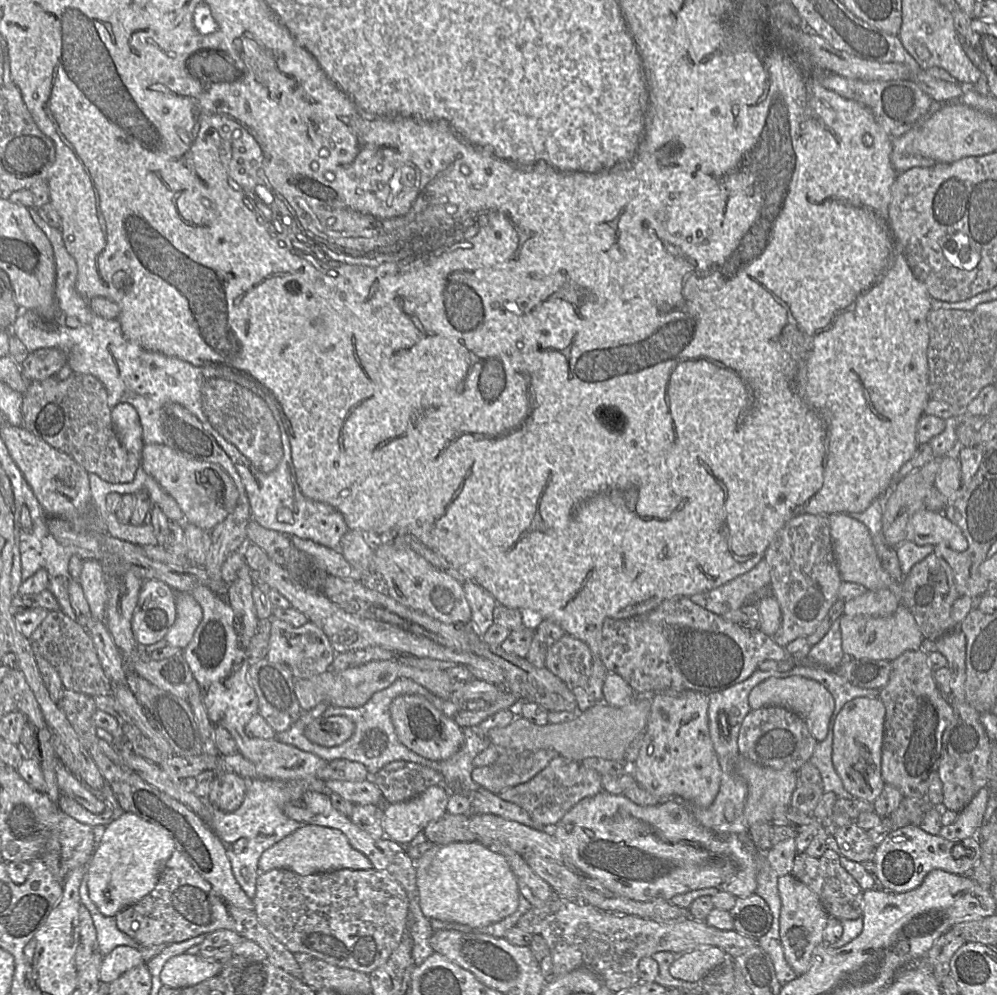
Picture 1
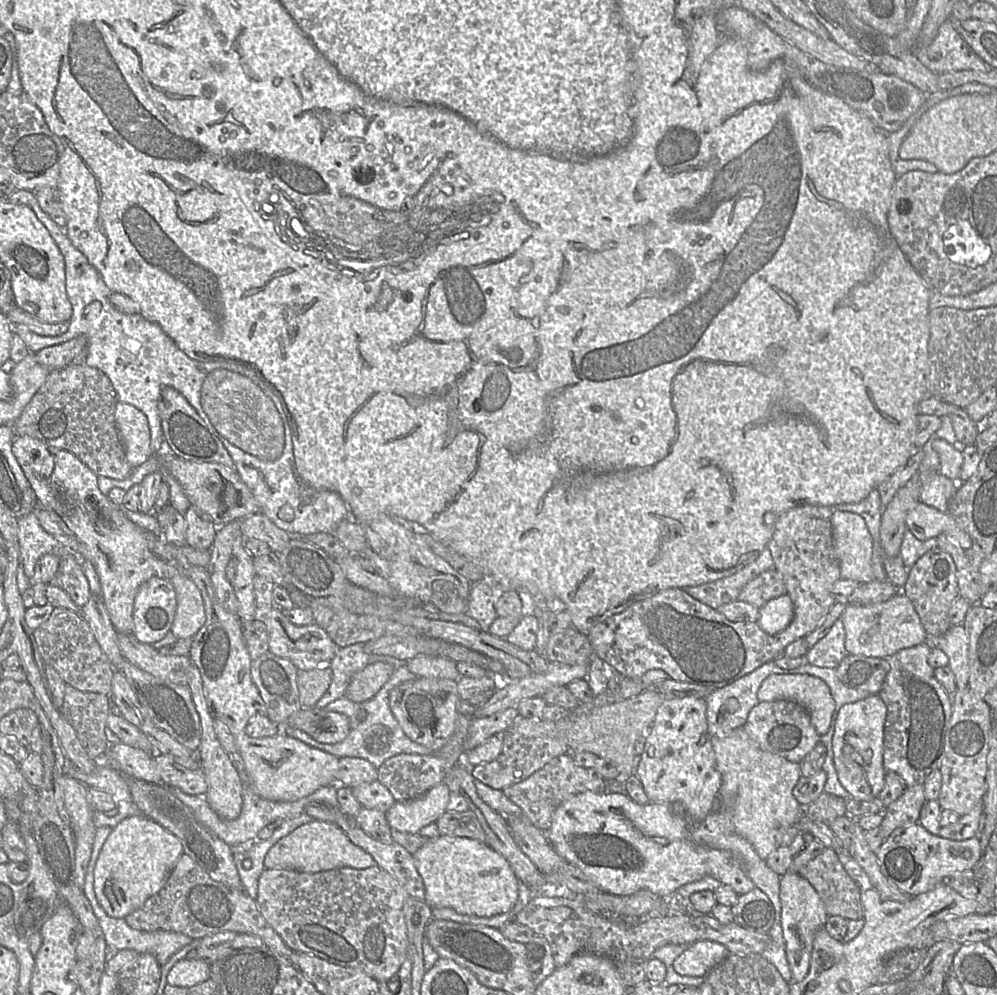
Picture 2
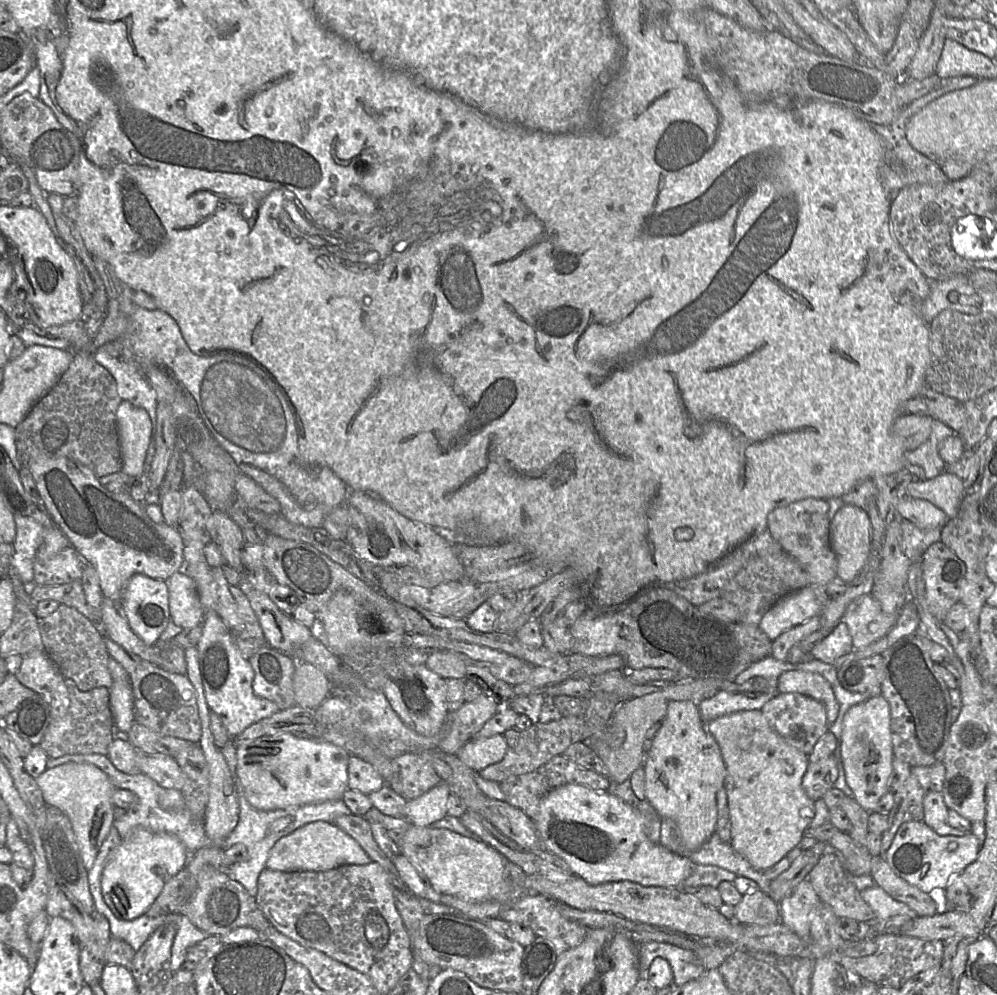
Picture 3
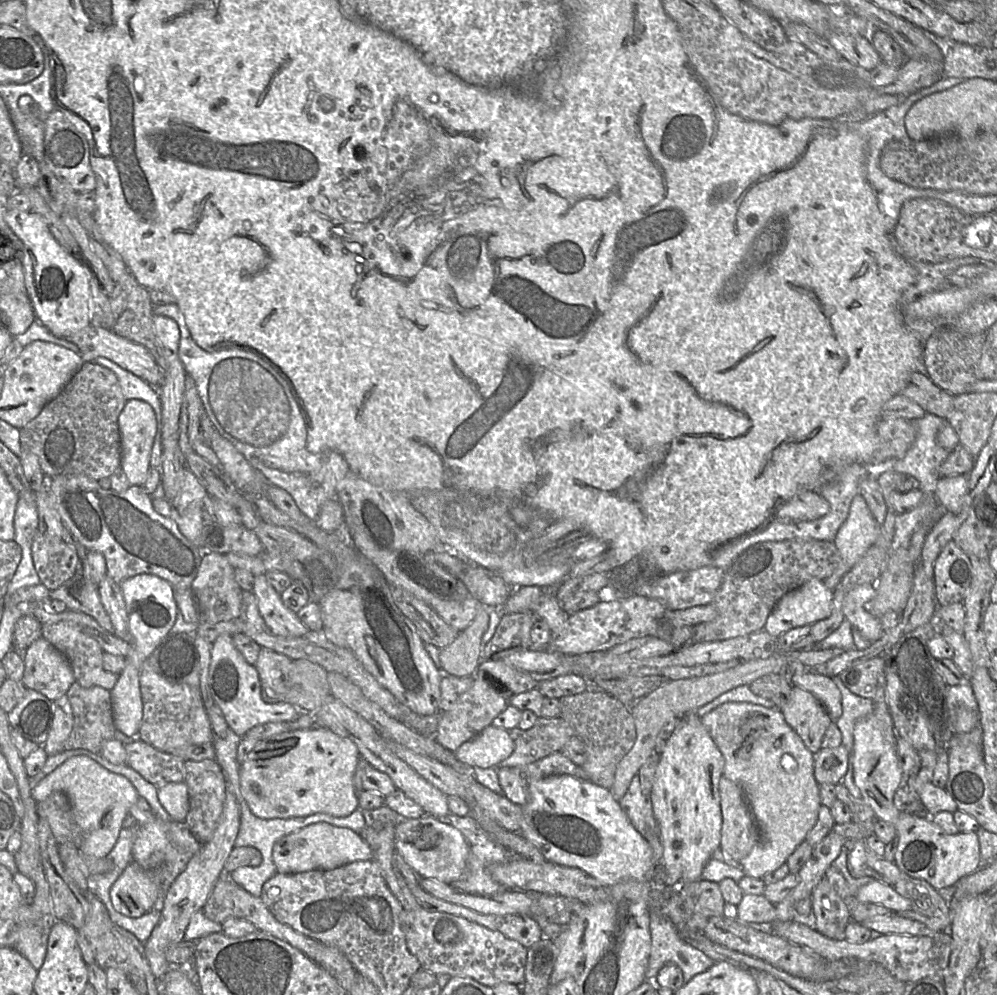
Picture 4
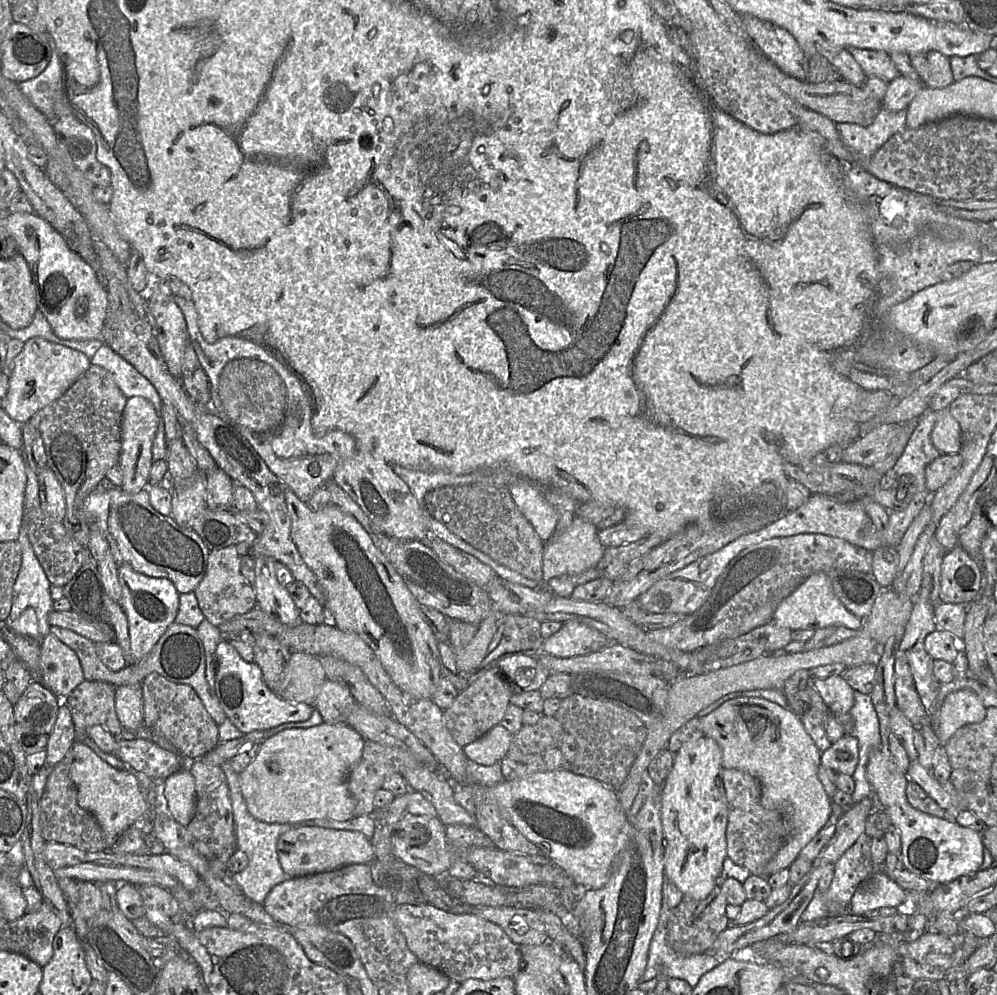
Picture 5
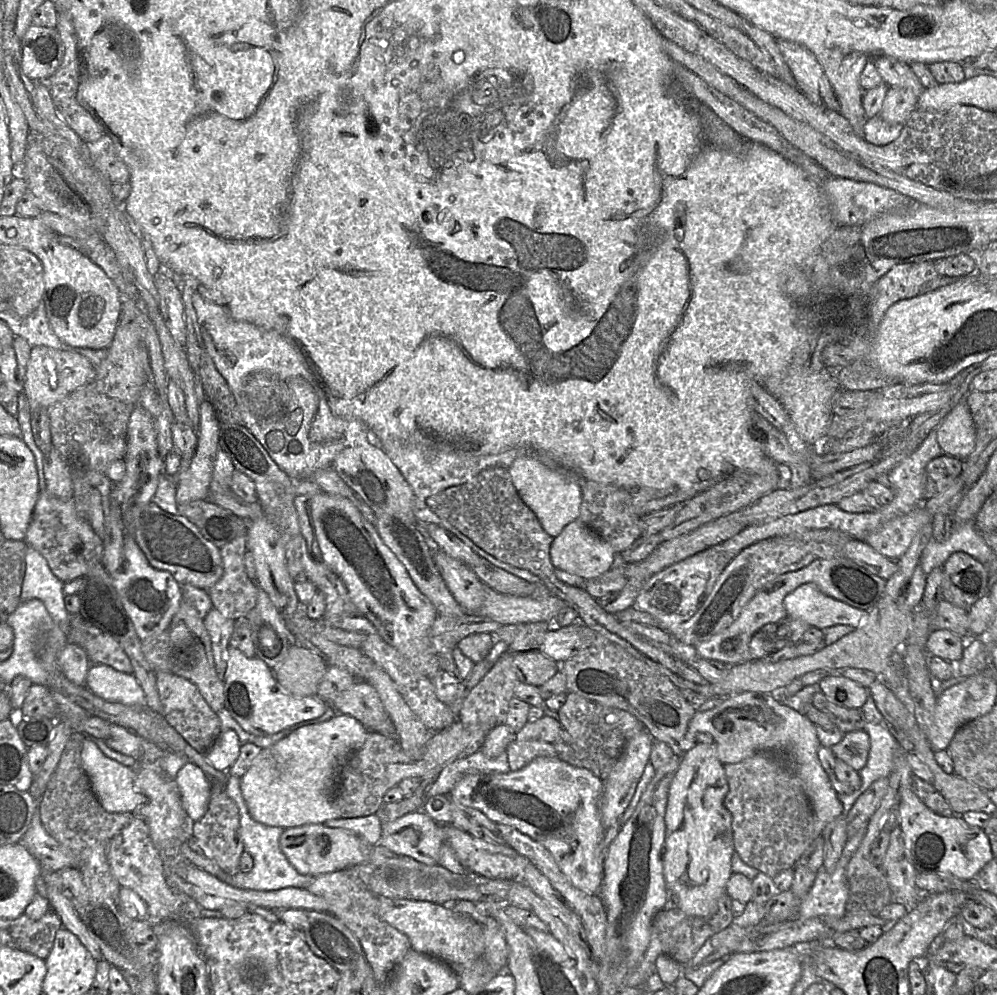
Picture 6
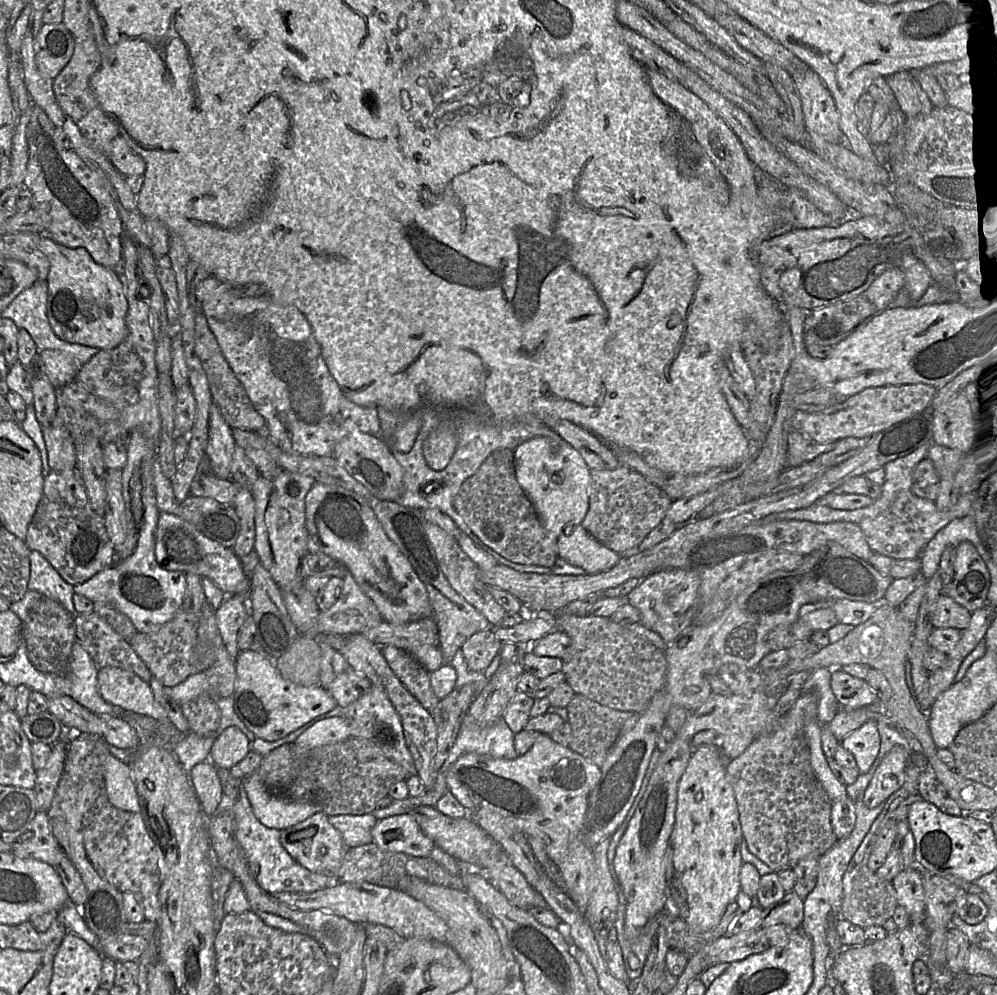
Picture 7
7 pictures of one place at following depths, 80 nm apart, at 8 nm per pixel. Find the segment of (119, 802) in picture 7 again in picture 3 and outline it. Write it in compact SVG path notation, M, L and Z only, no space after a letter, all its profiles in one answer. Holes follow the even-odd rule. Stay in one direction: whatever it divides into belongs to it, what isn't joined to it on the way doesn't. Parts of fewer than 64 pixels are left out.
M68 762L46 769L35 781L42 792L44 802L60 809L68 817L83 865L89 871L114 822L114 786L108 775L92 764Z

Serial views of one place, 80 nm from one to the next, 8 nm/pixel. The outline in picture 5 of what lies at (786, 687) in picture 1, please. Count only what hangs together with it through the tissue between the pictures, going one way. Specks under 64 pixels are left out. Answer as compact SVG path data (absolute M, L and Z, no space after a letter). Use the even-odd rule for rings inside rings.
M841 675L811 679L810 686L819 693L833 714L849 713L854 705L855 691Z

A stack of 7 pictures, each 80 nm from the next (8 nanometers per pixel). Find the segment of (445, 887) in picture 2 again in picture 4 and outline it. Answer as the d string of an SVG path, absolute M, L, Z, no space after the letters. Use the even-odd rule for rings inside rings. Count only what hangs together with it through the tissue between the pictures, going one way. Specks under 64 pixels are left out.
M425 814L420 818L402 819L396 826L395 851L420 878L434 878L451 884L465 872L469 844L459 830L442 823L435 816Z

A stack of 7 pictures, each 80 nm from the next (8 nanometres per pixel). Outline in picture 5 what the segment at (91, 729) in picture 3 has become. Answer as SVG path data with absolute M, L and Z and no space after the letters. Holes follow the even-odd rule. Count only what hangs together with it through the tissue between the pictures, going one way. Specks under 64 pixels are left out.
M87 681L80 683L64 700L69 707L76 732L76 741L79 736L86 736L88 730L94 725L101 725L112 735L117 737L122 732L122 725L115 710L115 687L106 682Z

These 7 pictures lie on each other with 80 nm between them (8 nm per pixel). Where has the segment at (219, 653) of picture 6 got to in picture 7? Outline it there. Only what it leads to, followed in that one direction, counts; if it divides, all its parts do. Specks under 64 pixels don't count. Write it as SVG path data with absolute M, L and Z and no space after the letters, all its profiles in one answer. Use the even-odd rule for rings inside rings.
M228 595L215 609L223 645L233 660L239 653L237 634L248 614L250 614L249 602L245 596Z

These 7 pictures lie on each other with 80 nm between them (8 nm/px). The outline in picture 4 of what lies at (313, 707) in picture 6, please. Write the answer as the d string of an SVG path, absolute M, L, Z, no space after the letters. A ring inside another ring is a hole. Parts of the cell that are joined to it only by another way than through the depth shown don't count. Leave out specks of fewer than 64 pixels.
M221 634L212 642L208 681L210 693L222 710L228 727L241 737L254 727L270 722L293 721L301 714L300 709L291 703L267 702L263 698L259 673L235 647L232 635Z

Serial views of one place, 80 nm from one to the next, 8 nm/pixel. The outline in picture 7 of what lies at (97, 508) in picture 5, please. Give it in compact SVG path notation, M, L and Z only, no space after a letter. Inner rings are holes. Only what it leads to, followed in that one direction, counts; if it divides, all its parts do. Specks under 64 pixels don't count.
M160 512L155 533L155 557L166 570L210 578L227 595L250 593L251 579L245 574L241 561L233 550L205 537L178 515Z

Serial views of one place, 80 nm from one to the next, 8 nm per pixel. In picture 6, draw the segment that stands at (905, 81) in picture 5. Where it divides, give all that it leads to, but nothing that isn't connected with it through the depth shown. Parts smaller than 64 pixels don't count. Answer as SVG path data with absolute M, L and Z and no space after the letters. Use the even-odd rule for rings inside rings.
M888 87L879 116L889 124L904 125L917 108L917 100L909 89Z

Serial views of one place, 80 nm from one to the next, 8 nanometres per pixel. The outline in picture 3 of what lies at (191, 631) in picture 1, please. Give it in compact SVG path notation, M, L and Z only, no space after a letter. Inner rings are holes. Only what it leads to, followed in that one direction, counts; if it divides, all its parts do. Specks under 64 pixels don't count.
M184 572L173 574L167 581L172 621L184 630L203 623L204 609L194 581Z

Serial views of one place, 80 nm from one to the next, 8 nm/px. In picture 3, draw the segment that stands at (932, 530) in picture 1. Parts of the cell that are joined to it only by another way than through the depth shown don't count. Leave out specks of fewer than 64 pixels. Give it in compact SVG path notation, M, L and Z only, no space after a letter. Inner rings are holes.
M904 495L897 504L897 514L920 529L942 529L949 521L948 516L931 502Z

